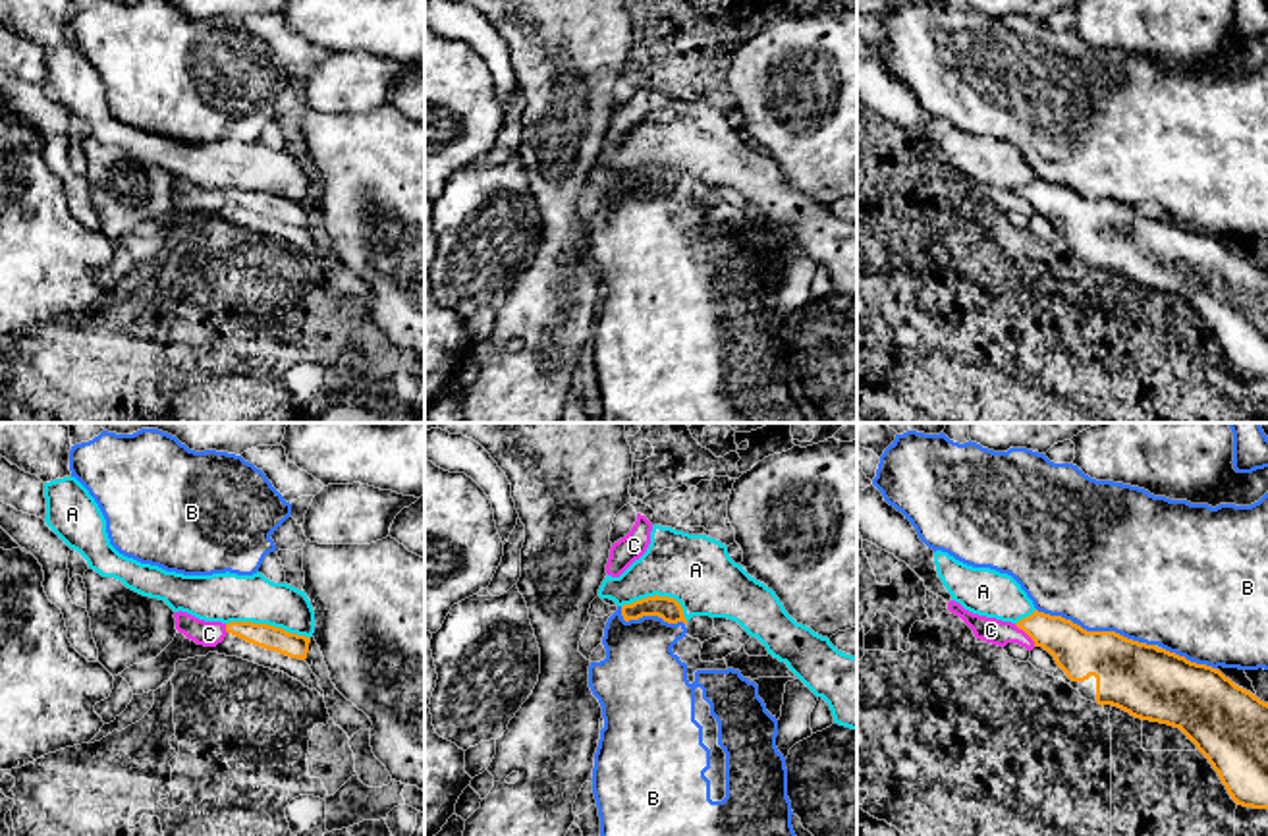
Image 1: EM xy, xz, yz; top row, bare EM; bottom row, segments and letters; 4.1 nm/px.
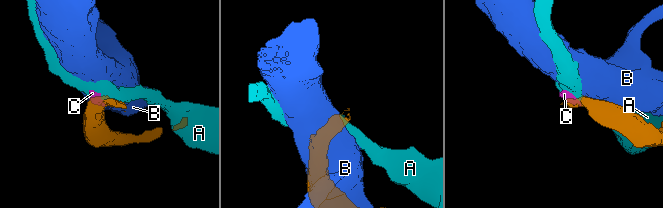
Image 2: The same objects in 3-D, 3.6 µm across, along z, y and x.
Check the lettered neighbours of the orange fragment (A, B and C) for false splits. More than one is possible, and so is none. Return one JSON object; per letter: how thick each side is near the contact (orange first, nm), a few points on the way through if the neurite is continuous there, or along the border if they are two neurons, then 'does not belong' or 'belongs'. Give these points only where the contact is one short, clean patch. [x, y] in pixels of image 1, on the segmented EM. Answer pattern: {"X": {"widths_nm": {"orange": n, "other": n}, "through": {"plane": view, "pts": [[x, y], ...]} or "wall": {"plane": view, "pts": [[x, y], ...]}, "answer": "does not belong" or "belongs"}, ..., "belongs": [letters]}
{"A": {"widths_nm": {"orange": 100, "other": 200}, "answer": "does not belong"}, "B": {"widths_nm": {"orange": 300, "other": 500}, "answer": "does not belong"}, "C": {"widths_nm": {"orange": 200, "other": 110}, "wall": {"plane": "yz", "pts": [[1014, 624], [1035, 645]]}, "answer": "does not belong"}, "belongs": []}

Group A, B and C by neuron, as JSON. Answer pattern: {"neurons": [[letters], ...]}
{"neurons": [["A"], ["B"], ["C"]]}

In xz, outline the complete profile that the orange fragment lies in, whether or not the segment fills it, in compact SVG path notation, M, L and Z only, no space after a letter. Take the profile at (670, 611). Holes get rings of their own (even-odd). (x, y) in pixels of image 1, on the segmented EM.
M658 595L635 600L631 604L623 604L621 616L625 622L639 620L643 616L658 616L668 624L687 624L681 604L675 599Z

